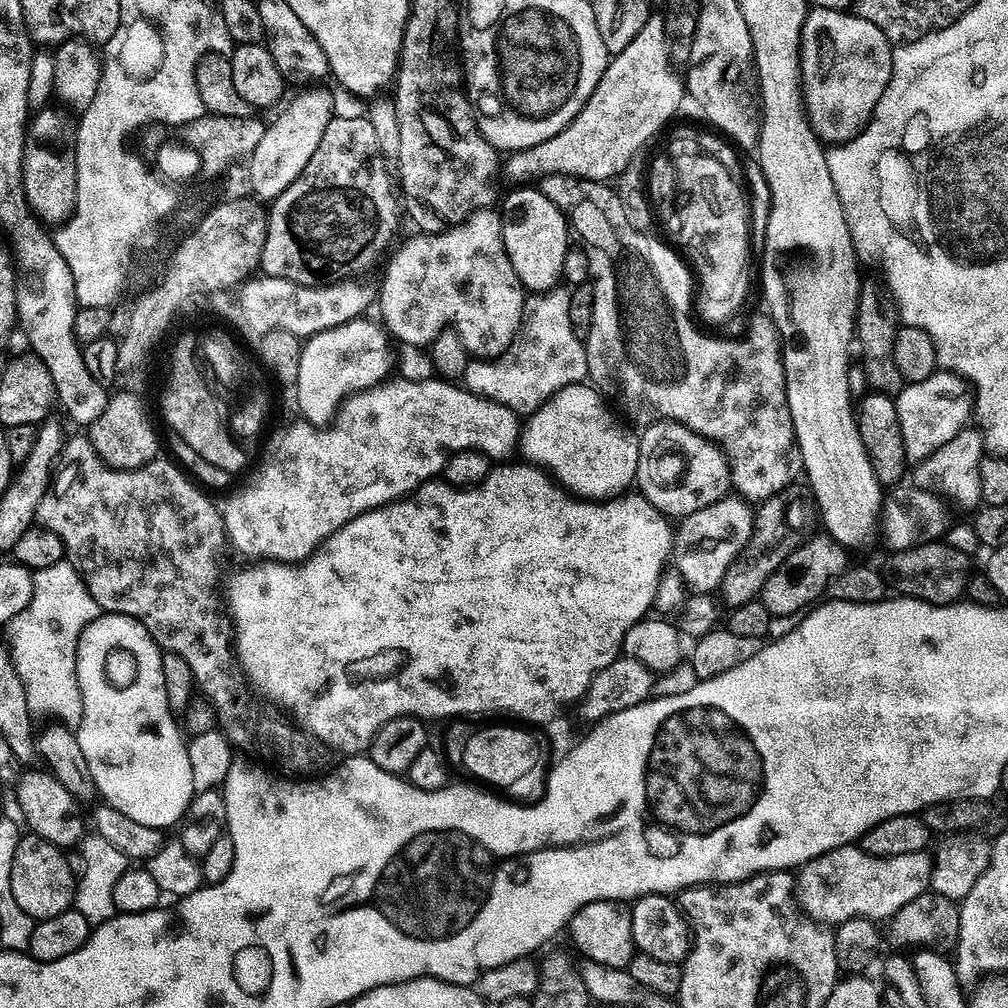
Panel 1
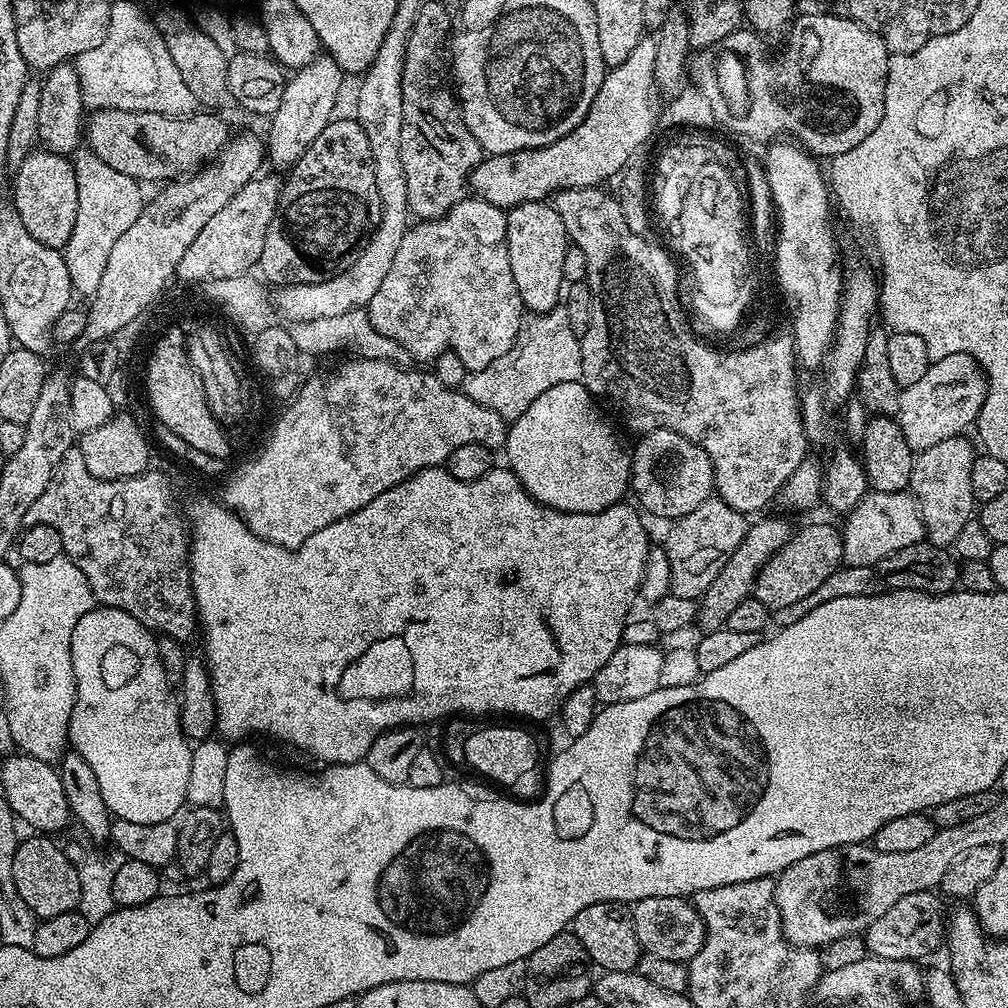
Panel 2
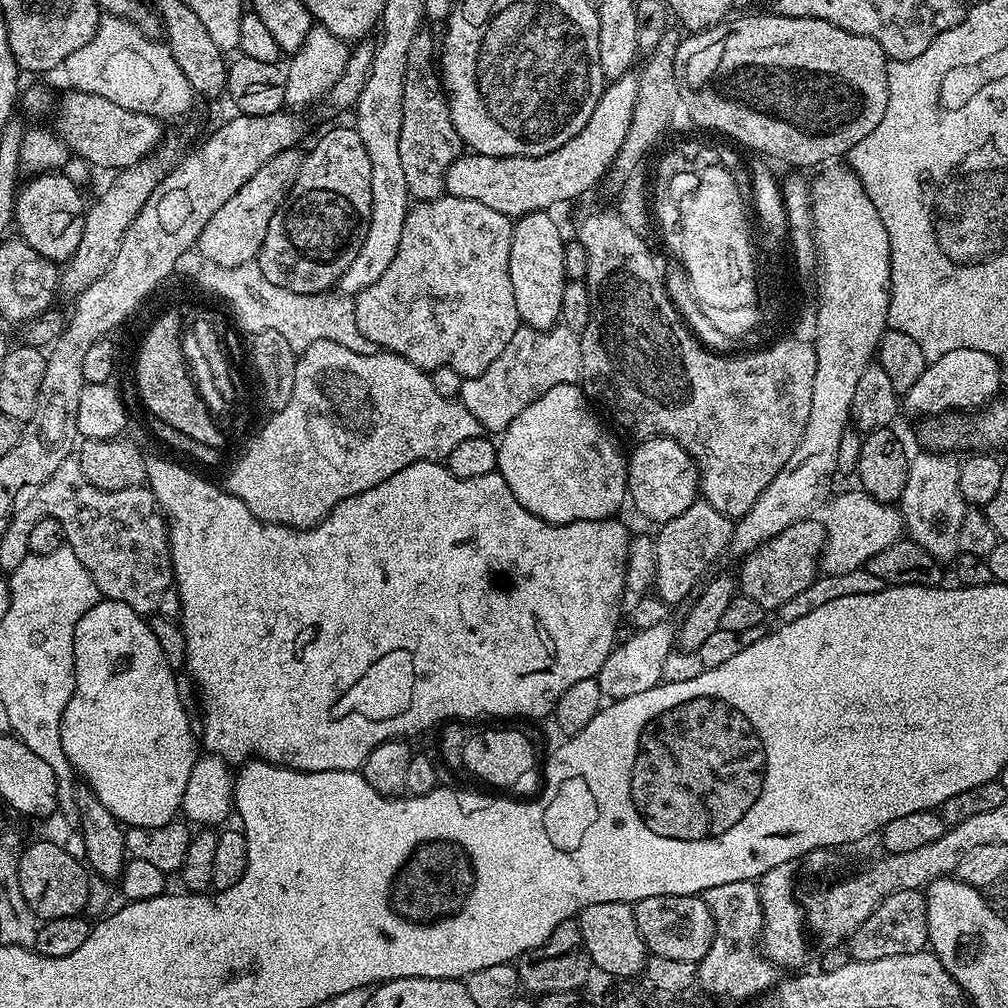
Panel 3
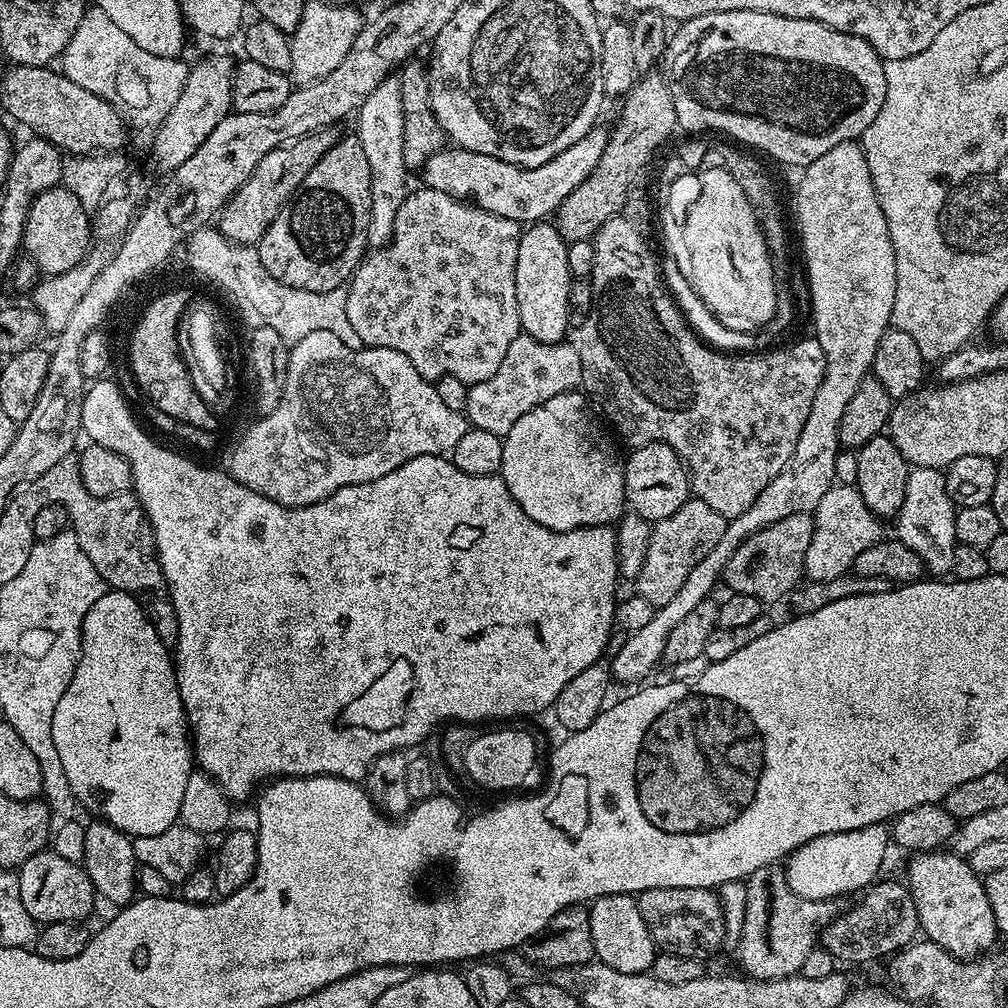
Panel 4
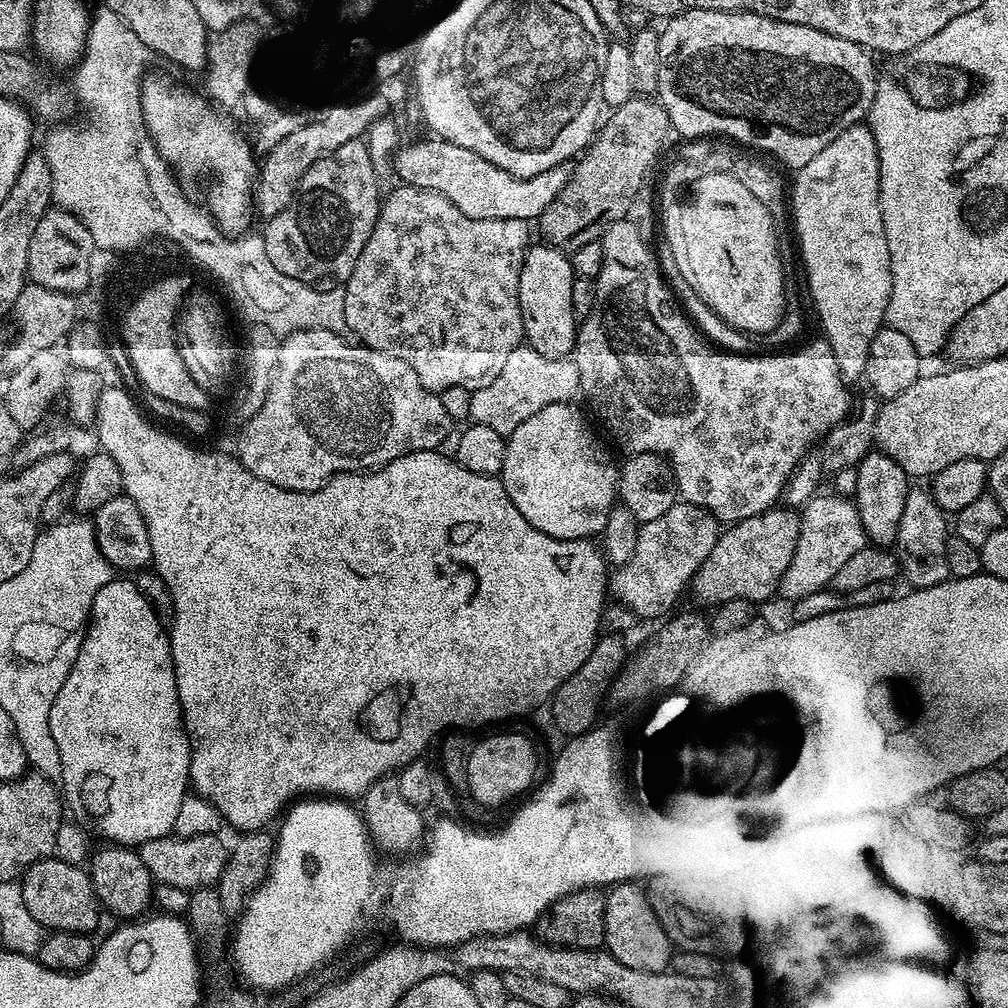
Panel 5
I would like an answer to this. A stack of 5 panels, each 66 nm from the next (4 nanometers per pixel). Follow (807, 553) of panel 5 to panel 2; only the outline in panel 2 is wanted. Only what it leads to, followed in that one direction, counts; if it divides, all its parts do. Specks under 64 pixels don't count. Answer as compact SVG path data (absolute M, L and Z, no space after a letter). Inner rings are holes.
M867 491L851 512L843 517L844 564L876 566L890 554L906 550L906 546L925 543L924 519L911 491Z

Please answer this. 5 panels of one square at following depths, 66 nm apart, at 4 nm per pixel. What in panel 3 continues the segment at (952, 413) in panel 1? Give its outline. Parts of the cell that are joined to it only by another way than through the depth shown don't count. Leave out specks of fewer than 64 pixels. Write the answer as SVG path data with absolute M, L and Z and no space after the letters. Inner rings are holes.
M969 347L950 350L929 363L921 378L904 394L902 404L905 409L907 407L916 414L922 414L921 416L943 415L949 410L976 410L989 403L999 393L997 390L1000 377L1000 362L996 356Z

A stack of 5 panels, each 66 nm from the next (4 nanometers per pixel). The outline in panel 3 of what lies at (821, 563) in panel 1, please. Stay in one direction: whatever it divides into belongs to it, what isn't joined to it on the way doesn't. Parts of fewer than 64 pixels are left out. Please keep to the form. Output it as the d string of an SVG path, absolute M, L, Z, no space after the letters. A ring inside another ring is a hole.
M820 518L794 522L794 526L786 526L777 536L771 536L764 544L760 544L744 557L739 565L738 588L741 593L765 610L778 610L782 602L794 598L801 590L806 590L810 582L814 582L820 568L820 556L824 553L824 539L828 537L825 521Z

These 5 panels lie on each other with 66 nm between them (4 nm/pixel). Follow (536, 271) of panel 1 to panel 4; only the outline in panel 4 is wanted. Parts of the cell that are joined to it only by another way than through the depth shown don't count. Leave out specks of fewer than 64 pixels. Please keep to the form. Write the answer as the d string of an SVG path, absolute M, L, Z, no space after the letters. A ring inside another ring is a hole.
M536 222L521 231L516 263L518 318L523 335L543 344L559 344L570 331L568 299L574 277L566 262L567 253L568 244L555 223Z

